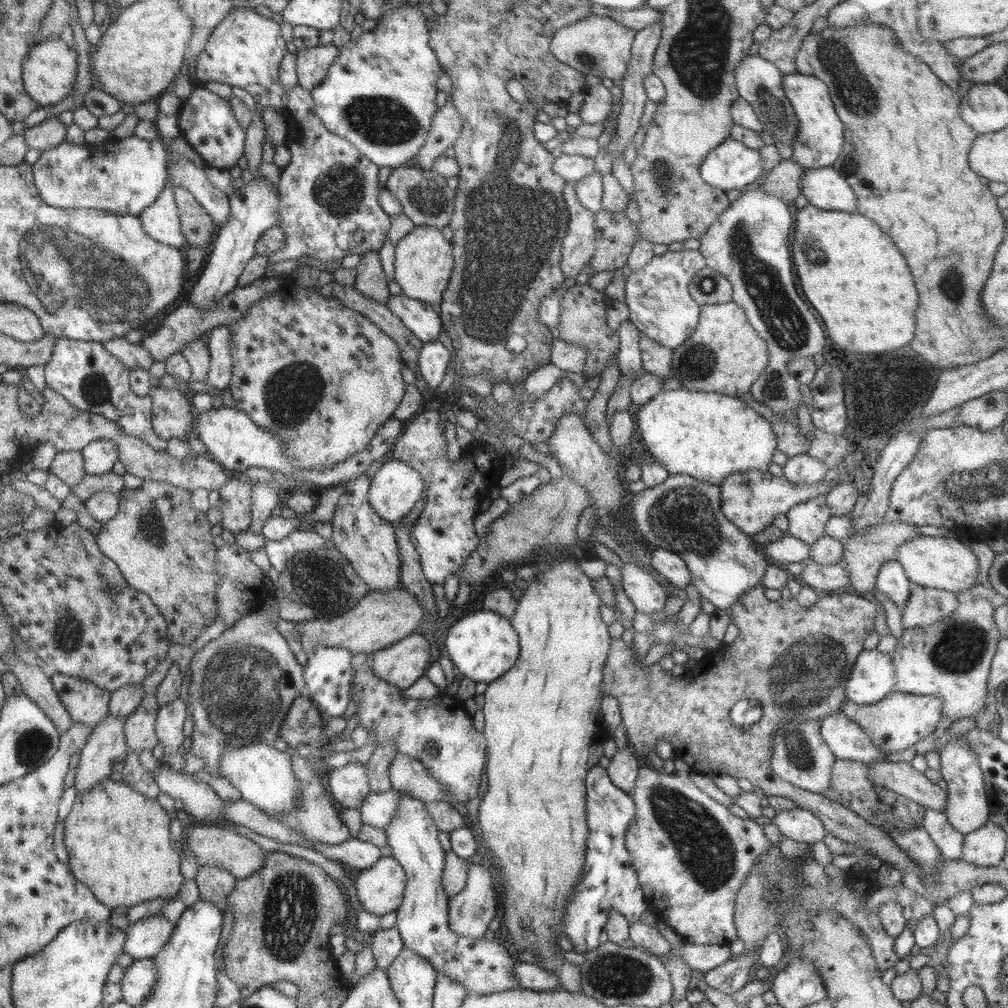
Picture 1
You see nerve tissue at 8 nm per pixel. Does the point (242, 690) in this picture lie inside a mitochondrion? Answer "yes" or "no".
yes

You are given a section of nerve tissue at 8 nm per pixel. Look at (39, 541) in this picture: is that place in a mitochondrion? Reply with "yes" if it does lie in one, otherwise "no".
no

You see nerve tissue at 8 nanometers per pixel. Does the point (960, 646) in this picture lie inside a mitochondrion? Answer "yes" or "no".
yes

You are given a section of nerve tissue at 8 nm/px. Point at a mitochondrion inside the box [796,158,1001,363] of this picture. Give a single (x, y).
(952, 281)

